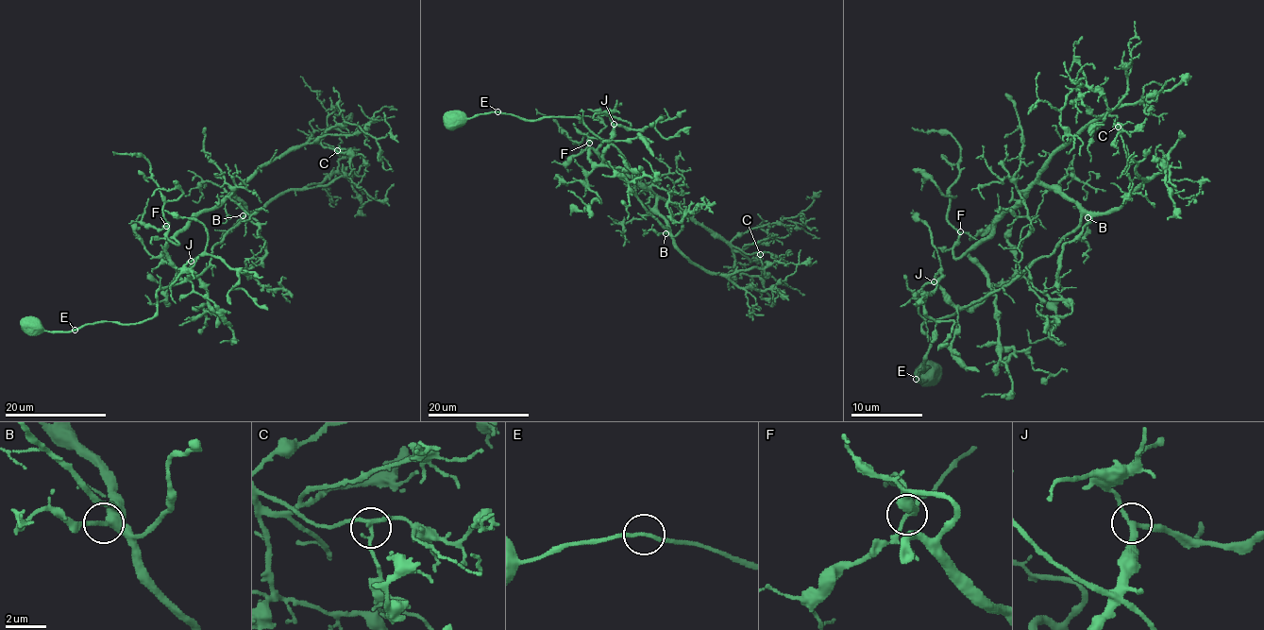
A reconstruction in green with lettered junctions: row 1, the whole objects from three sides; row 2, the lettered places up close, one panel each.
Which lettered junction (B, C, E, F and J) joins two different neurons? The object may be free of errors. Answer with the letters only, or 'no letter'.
no letter

